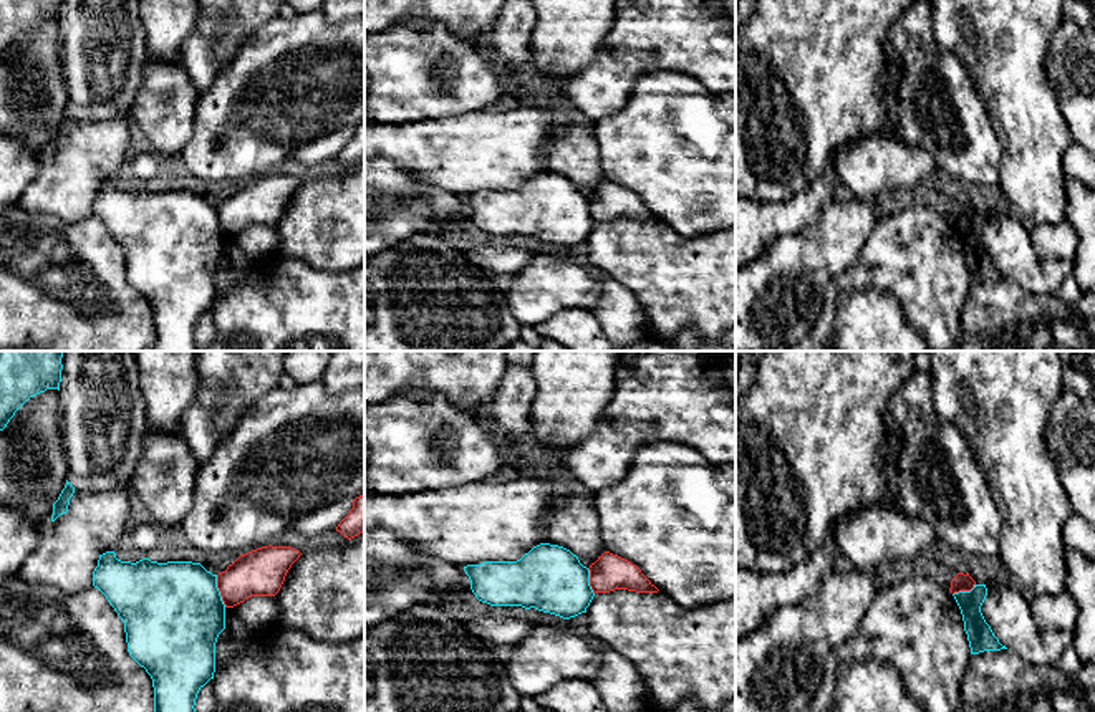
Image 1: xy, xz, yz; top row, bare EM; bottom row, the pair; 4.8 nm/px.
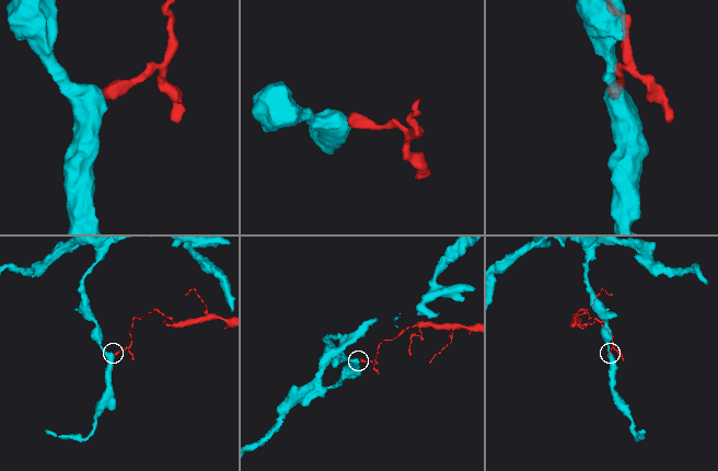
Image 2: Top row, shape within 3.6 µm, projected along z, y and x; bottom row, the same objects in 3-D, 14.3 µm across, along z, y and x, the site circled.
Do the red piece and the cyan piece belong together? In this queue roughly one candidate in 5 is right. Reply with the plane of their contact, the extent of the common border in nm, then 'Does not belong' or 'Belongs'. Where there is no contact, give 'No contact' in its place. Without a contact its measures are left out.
Touches red in xy. Shared border 170 nm. Does not belong

